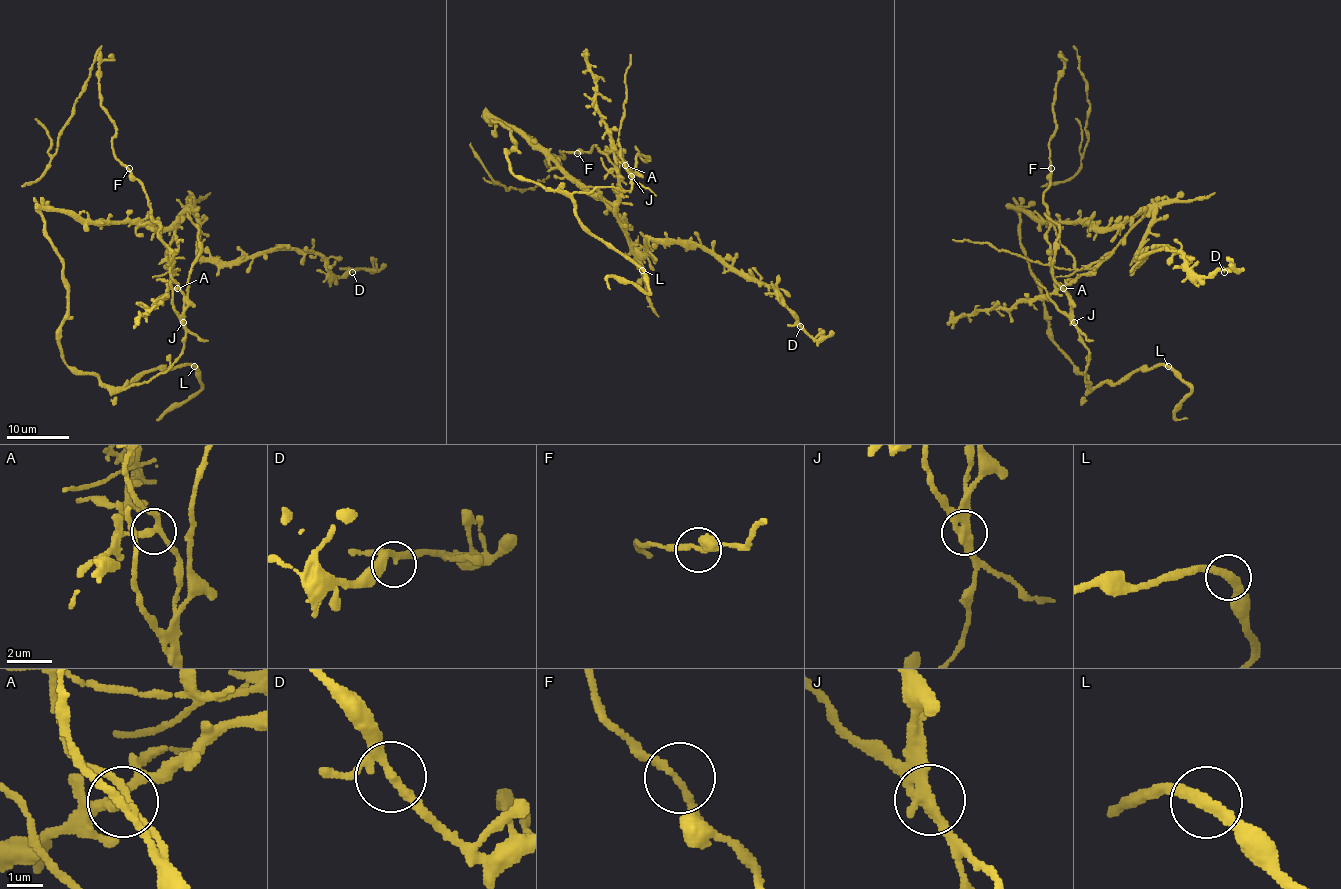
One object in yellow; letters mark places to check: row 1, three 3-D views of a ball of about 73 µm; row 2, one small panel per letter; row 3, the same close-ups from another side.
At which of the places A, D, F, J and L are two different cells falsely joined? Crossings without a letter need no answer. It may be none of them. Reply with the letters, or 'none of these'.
A, J

